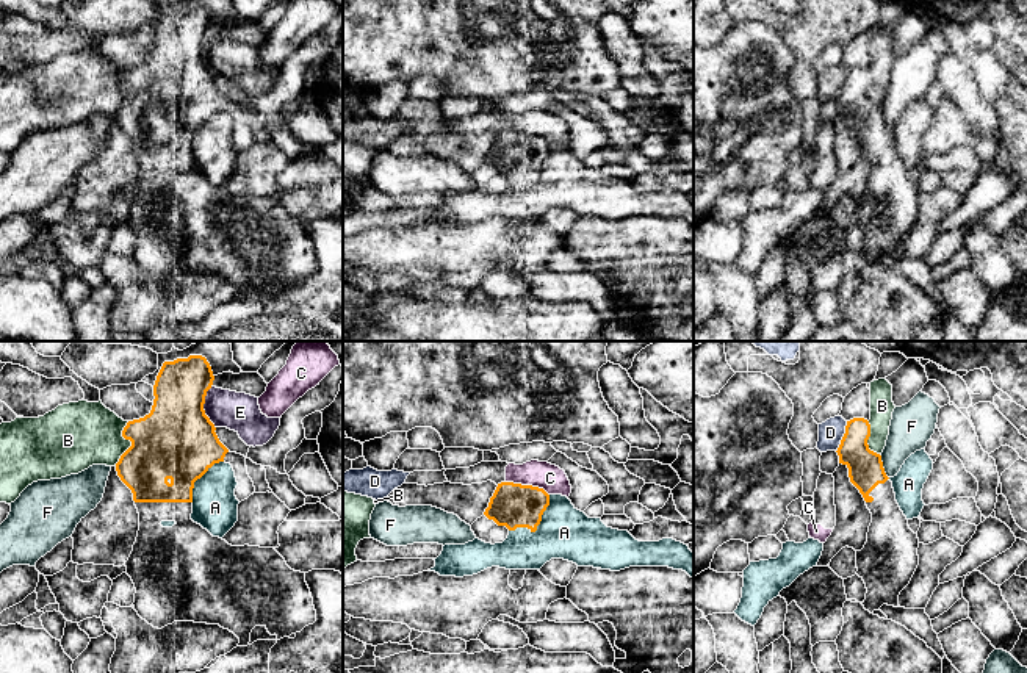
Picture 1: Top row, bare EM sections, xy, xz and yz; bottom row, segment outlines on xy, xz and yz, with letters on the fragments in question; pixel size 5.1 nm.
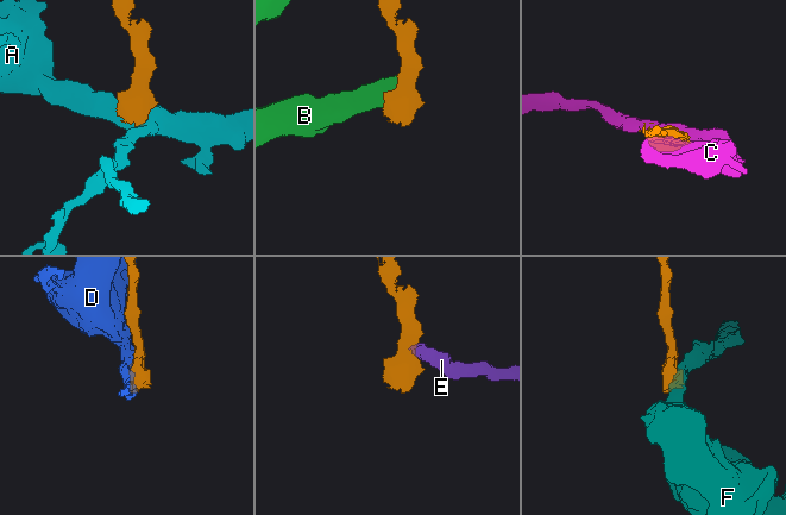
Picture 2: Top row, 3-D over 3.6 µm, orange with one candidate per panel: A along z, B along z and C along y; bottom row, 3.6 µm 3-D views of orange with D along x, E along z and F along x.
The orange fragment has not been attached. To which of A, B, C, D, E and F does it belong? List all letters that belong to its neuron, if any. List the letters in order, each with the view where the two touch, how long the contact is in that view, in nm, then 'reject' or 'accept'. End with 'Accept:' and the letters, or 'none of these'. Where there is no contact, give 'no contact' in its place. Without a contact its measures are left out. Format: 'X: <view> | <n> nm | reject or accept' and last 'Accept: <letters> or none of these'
A: xz | 280 nm | reject
B: xy | 240 nm | reject
C: xz | 240 nm | reject
D: yz | 170 nm | reject
E: xy | 220 nm | reject
F: yz | 140 nm | reject
Accept: none of these

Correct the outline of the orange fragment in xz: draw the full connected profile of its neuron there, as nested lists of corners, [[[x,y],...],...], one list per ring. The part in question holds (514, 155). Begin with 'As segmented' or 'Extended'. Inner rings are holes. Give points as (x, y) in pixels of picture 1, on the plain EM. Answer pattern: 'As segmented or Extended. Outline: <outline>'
Extended. Outline: [[[501,131],[484,164],[471,174],[471,180],[485,193],[503,193],[517,177],[535,182],[548,155],[550,144],[543,138]]]

